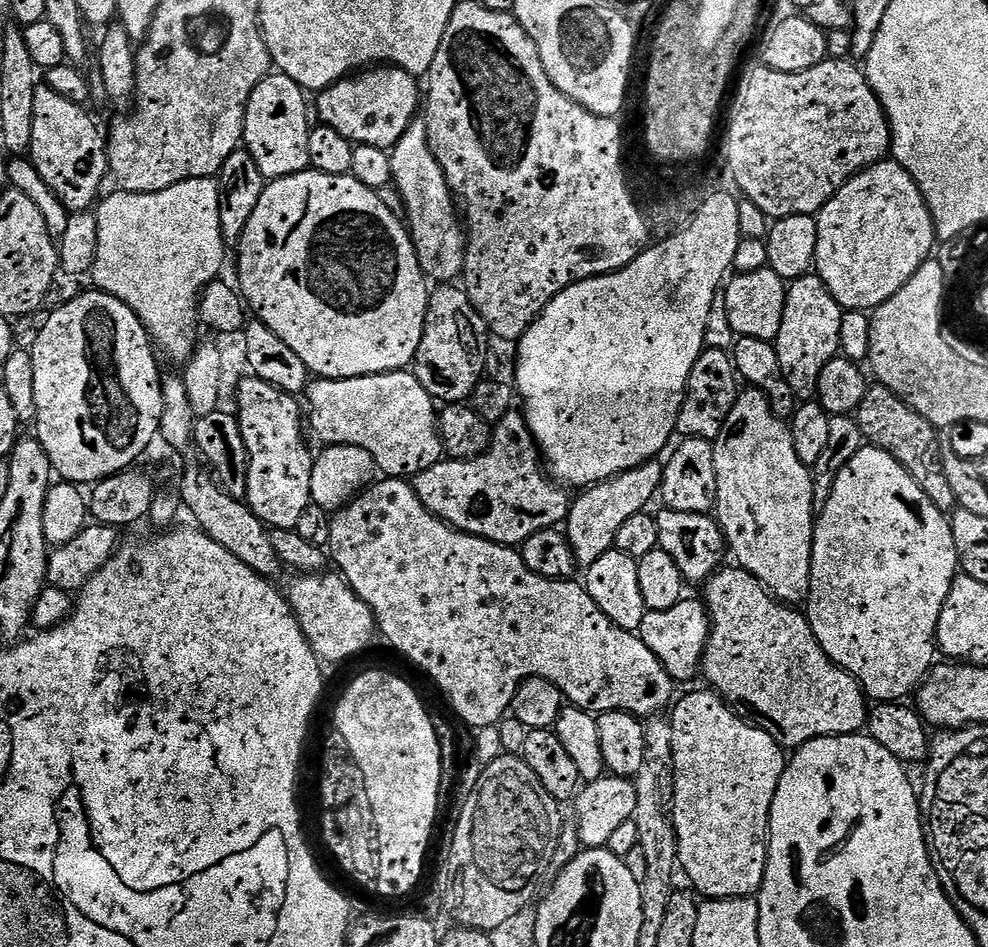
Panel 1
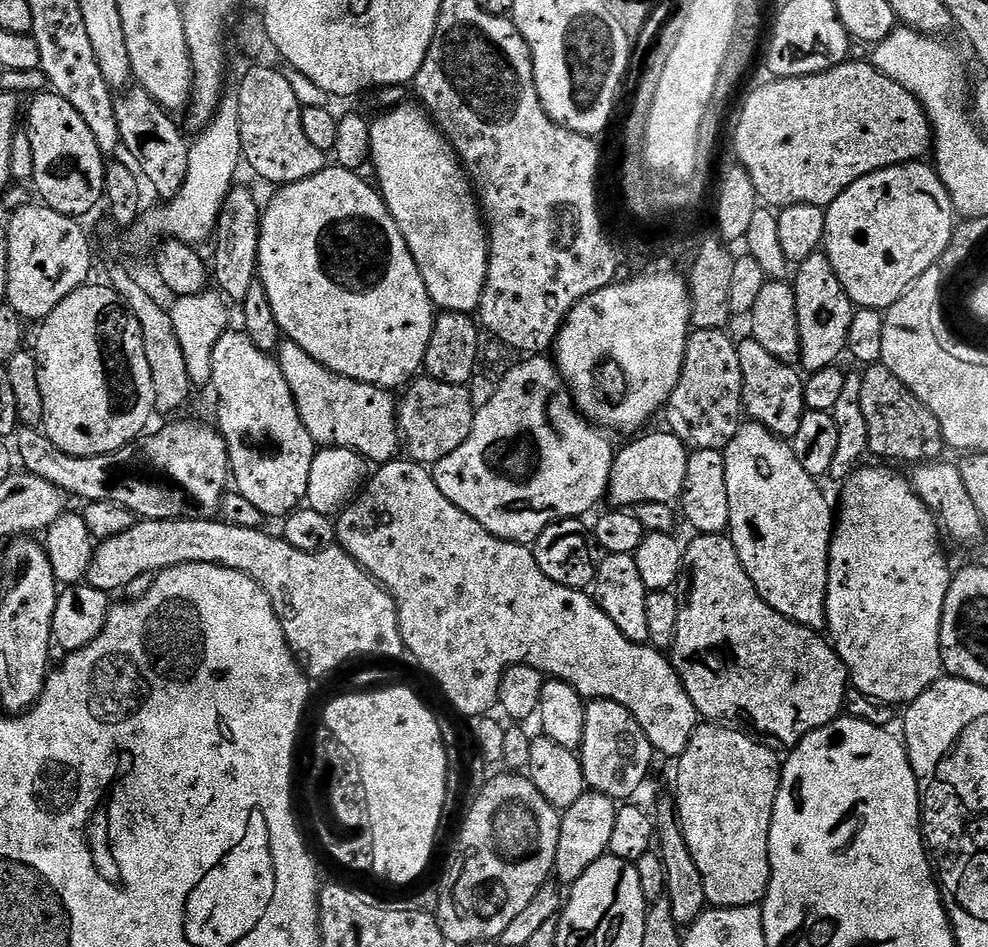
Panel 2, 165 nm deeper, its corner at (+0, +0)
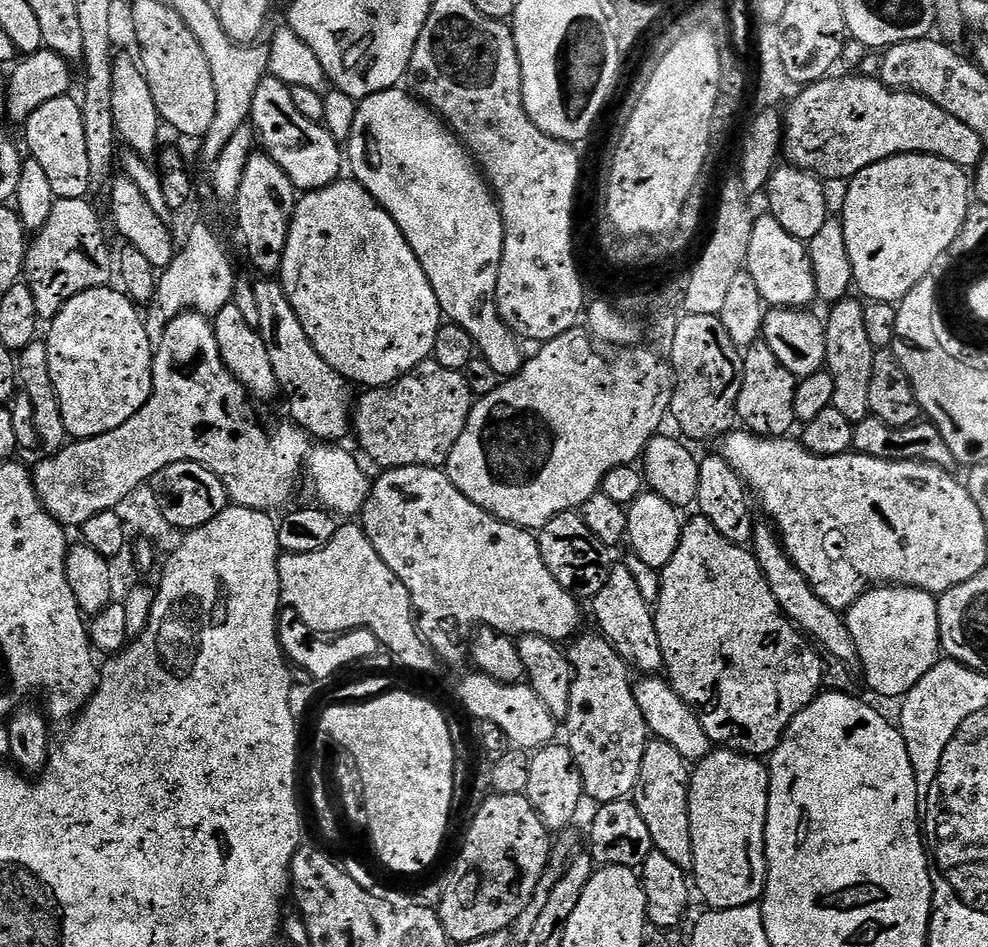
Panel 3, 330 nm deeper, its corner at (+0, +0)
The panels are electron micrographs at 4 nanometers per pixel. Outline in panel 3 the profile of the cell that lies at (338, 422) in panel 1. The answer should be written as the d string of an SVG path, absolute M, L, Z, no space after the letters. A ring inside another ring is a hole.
M260 278L254 284L254 298L258 298L258 322L259 334L262 342L266 342L266 351L270 353L270 366L274 366L276 383L279 391L284 392L288 399L288 408L292 411L291 419L295 427L304 429L309 437L320 442L340 442L344 435L349 435L350 421L354 416L354 392L349 381L337 374L328 363L314 350L312 343L306 338L306 330L302 330L302 322L298 322L298 314L290 306L286 298L286 290L282 287L279 279Z

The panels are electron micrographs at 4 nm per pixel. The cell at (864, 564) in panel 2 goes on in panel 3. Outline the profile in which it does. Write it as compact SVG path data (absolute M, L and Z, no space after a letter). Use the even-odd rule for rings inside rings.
M873 586L846 609L850 638L858 646L864 680L880 696L903 698L942 656L938 600L921 588Z

